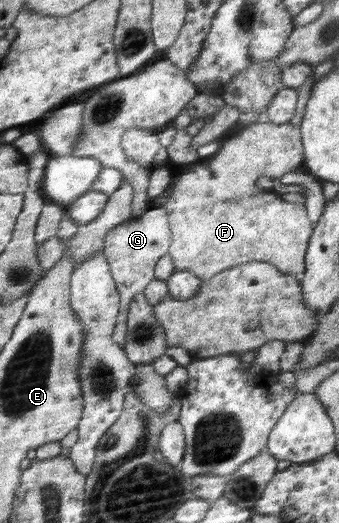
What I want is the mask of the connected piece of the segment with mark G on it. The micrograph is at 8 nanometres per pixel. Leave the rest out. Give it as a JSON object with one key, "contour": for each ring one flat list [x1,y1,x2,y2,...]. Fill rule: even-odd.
{"contour":[[153,206,141,216,129,218,105,238,105,258,111,267,112,277,120,291,120,310,117,317,117,332,113,333,113,342,122,348,125,346,125,334,128,330,128,310,133,297,143,293,147,284,154,279,155,263,169,252,173,236,164,207]]}

